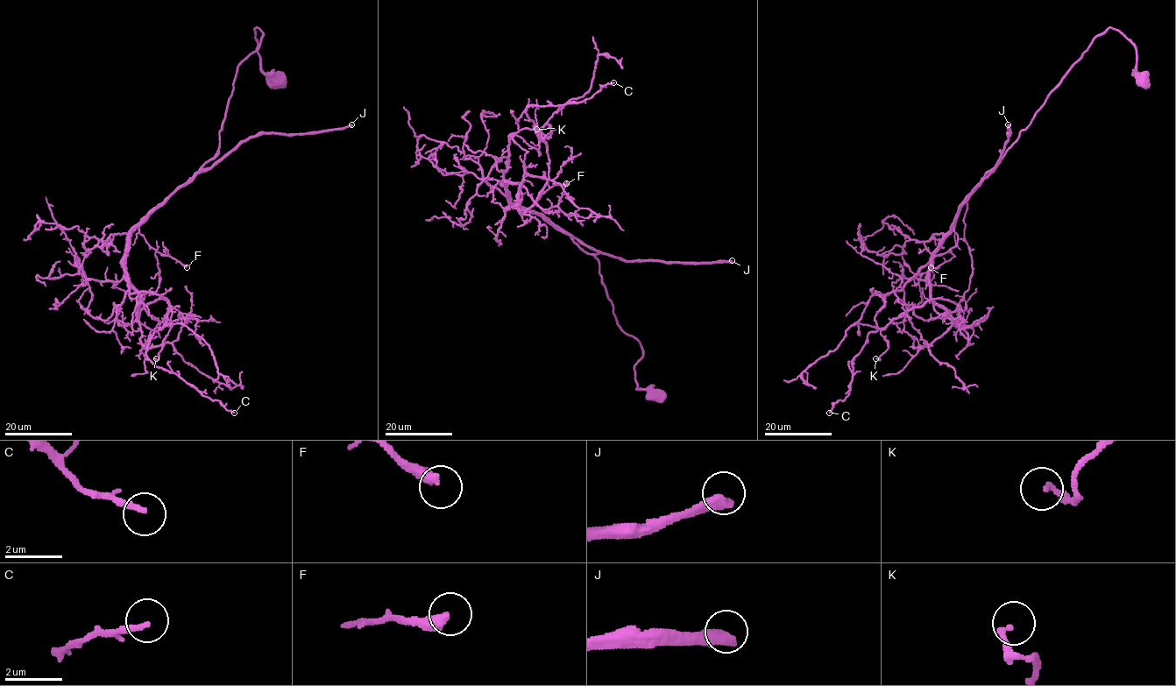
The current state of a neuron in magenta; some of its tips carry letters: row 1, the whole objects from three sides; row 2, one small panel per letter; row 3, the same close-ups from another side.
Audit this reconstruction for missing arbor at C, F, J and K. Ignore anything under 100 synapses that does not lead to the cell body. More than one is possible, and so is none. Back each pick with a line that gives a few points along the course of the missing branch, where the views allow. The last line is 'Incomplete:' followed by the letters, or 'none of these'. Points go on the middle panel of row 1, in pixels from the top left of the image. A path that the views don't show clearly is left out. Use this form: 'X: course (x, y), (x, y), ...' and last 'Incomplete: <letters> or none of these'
Incomplete: J

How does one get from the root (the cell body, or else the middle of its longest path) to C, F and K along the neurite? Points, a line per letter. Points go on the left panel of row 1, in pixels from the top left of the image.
C: (276, 79), (256, 28), (219, 151), (131, 232), (125, 255), (138, 318), (168, 301), (145, 356), (234, 413)
F: (276, 79), (261, 68), (256, 28), (263, 37), (238, 66), (219, 151), (139, 226), (149, 246), (187, 267)
K: (276, 79), (256, 28), (216, 154), (131, 232), (129, 294), (162, 295), (172, 313), (156, 358)

